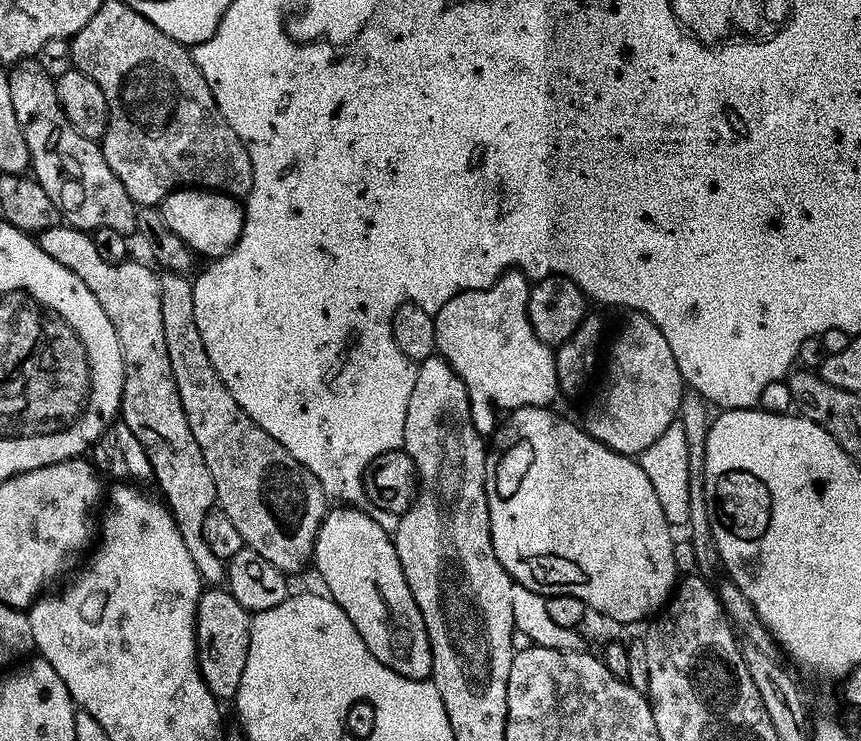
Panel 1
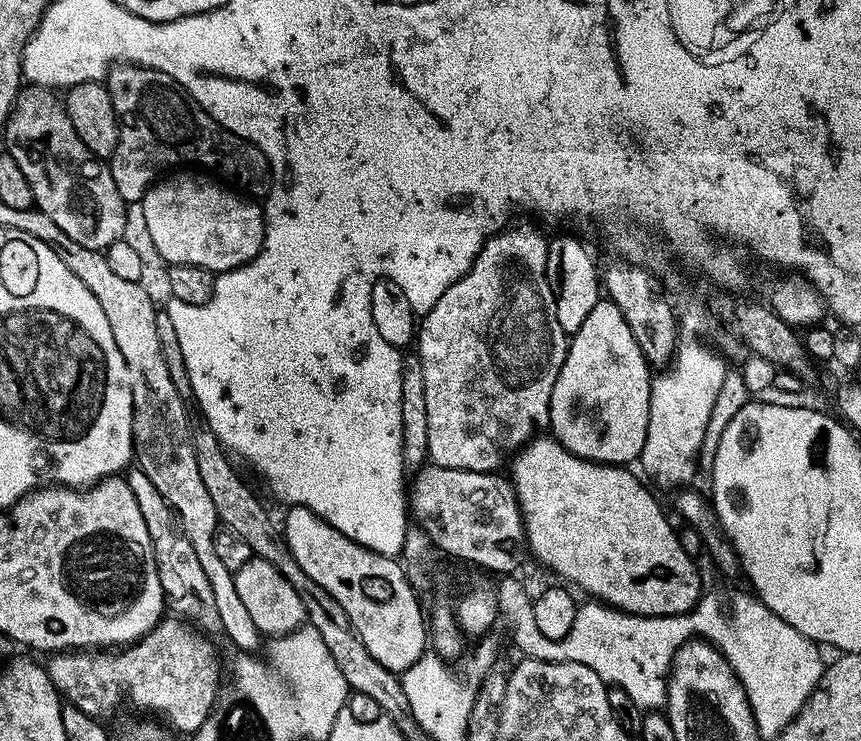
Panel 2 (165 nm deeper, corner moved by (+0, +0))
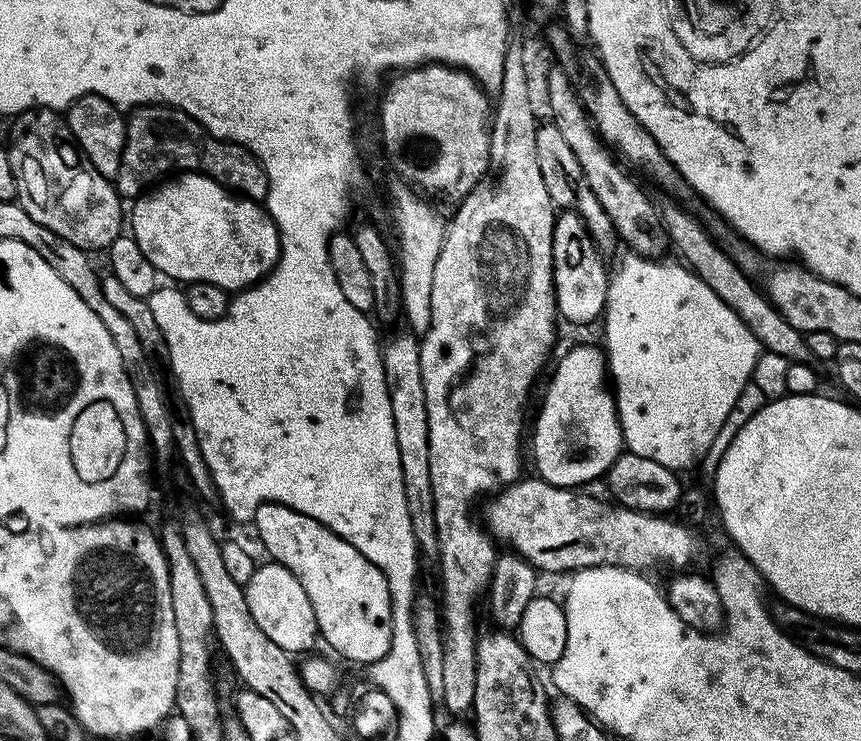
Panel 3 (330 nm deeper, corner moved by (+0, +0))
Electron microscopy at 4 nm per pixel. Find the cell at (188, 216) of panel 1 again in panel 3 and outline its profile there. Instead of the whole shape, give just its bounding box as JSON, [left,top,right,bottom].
[130,170,280,294]

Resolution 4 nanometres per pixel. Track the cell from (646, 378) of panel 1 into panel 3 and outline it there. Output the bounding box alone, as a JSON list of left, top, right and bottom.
[532,344,624,490]

